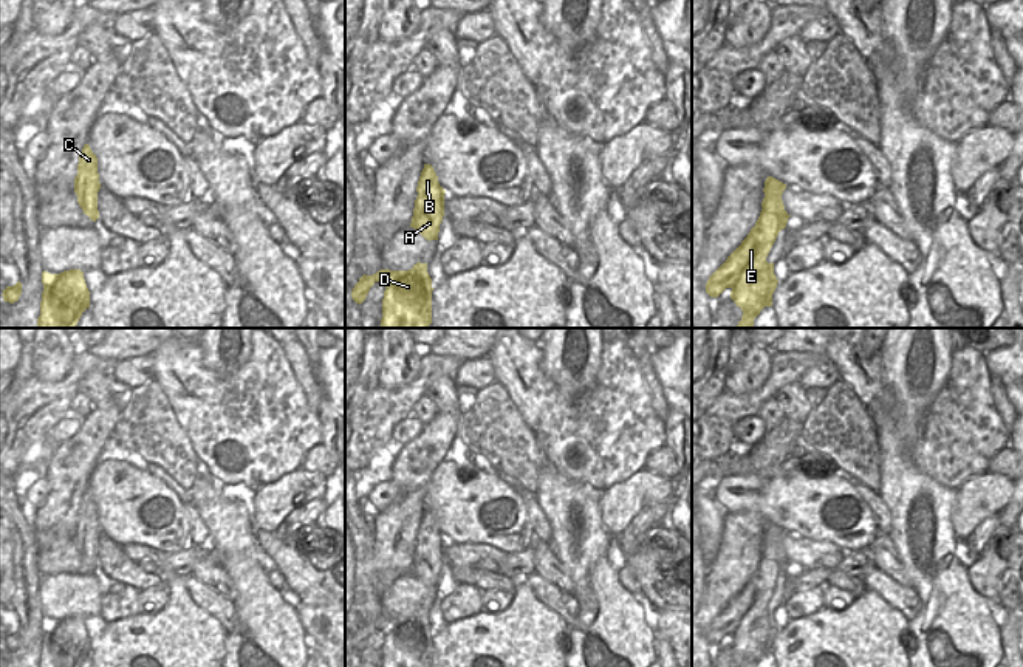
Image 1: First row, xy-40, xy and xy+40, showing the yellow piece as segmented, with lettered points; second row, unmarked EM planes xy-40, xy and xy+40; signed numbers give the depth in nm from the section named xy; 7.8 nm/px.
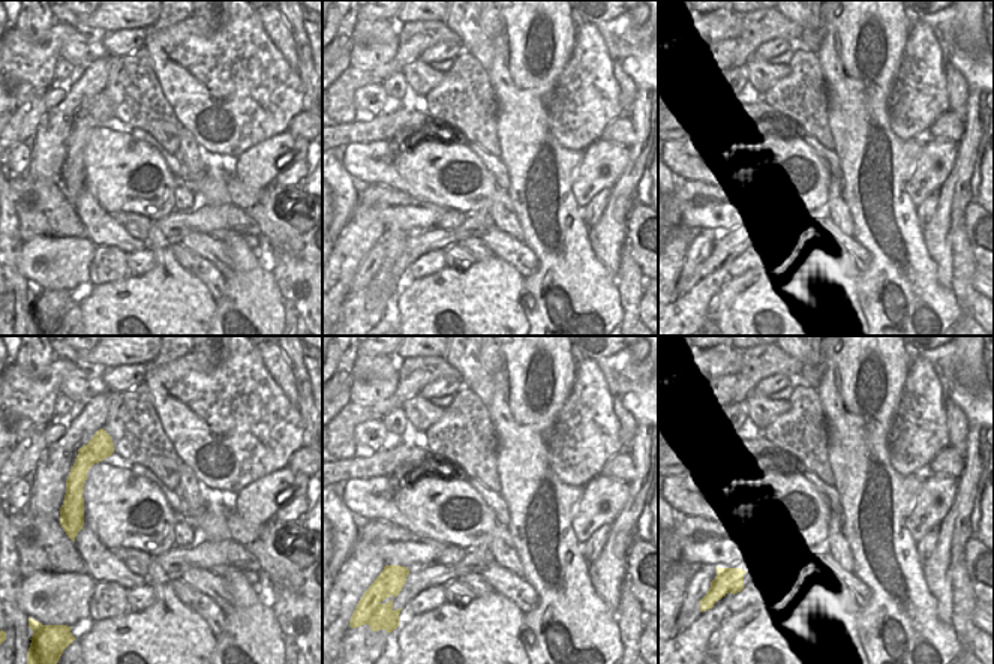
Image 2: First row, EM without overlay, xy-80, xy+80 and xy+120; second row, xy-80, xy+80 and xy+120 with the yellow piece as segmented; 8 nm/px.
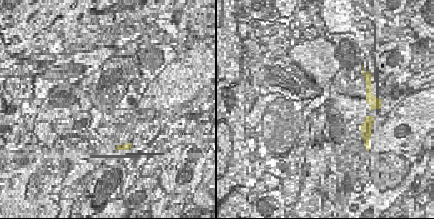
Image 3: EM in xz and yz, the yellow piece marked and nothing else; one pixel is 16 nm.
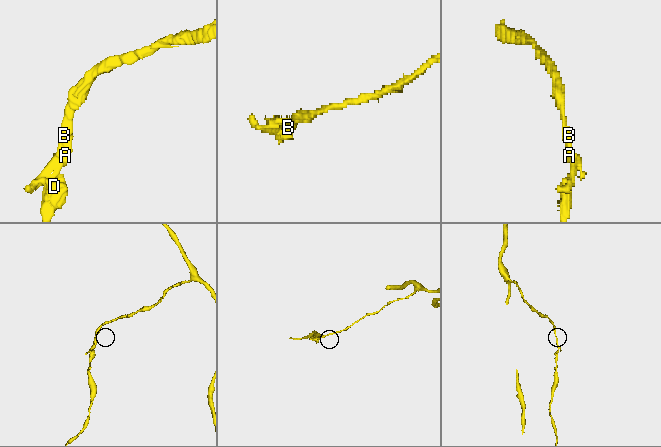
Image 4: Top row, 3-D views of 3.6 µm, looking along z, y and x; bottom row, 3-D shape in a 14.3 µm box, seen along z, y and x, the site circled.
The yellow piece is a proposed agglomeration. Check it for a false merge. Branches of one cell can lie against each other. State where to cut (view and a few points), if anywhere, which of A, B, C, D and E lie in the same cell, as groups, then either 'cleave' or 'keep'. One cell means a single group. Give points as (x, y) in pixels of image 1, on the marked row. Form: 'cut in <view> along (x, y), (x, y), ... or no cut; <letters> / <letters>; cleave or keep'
no cut; A B C D E; keep

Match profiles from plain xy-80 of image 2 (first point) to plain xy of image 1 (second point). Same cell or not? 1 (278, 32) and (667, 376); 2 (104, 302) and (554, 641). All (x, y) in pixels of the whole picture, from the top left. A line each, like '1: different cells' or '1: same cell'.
1: different cells
2: same cell

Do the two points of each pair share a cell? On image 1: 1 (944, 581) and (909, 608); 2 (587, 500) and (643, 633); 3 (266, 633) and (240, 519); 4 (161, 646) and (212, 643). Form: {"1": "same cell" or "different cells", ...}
{"1": "different cells", "2": "same cell", "3": "same cell", "4": "same cell"}

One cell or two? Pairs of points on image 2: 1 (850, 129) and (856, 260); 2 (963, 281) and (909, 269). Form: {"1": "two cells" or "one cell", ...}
{"1": "two cells", "2": "two cells"}

